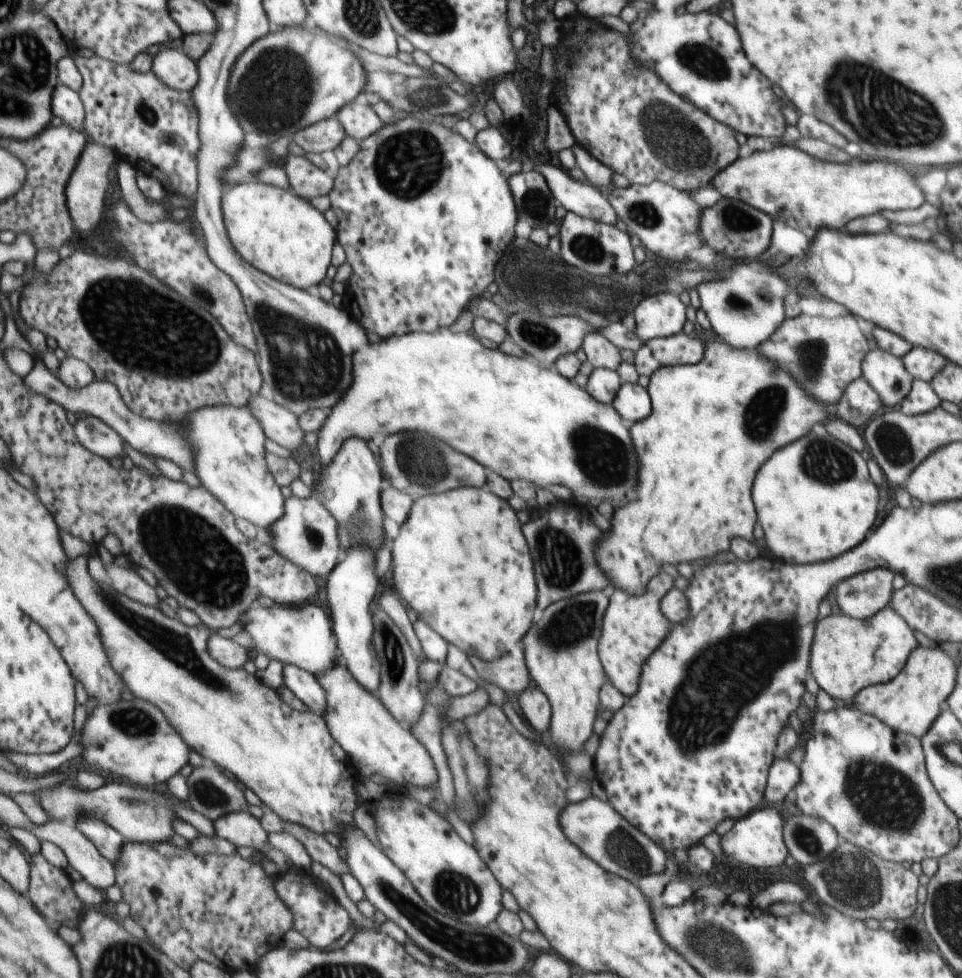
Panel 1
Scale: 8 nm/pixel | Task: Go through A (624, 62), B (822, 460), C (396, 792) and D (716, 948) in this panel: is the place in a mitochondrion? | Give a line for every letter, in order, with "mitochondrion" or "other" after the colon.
A: other
B: mitochondrion
C: other
D: mitochondrion

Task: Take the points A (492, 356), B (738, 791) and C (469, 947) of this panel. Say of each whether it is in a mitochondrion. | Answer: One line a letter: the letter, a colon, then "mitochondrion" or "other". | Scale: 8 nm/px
A: other
B: other
C: mitochondrion

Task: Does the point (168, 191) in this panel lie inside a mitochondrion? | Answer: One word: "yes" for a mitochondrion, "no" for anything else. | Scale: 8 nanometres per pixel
no

